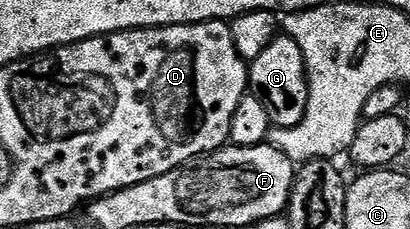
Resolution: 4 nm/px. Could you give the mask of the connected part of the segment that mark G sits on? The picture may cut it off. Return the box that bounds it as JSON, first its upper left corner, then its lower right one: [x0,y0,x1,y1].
[248,36,308,128]

